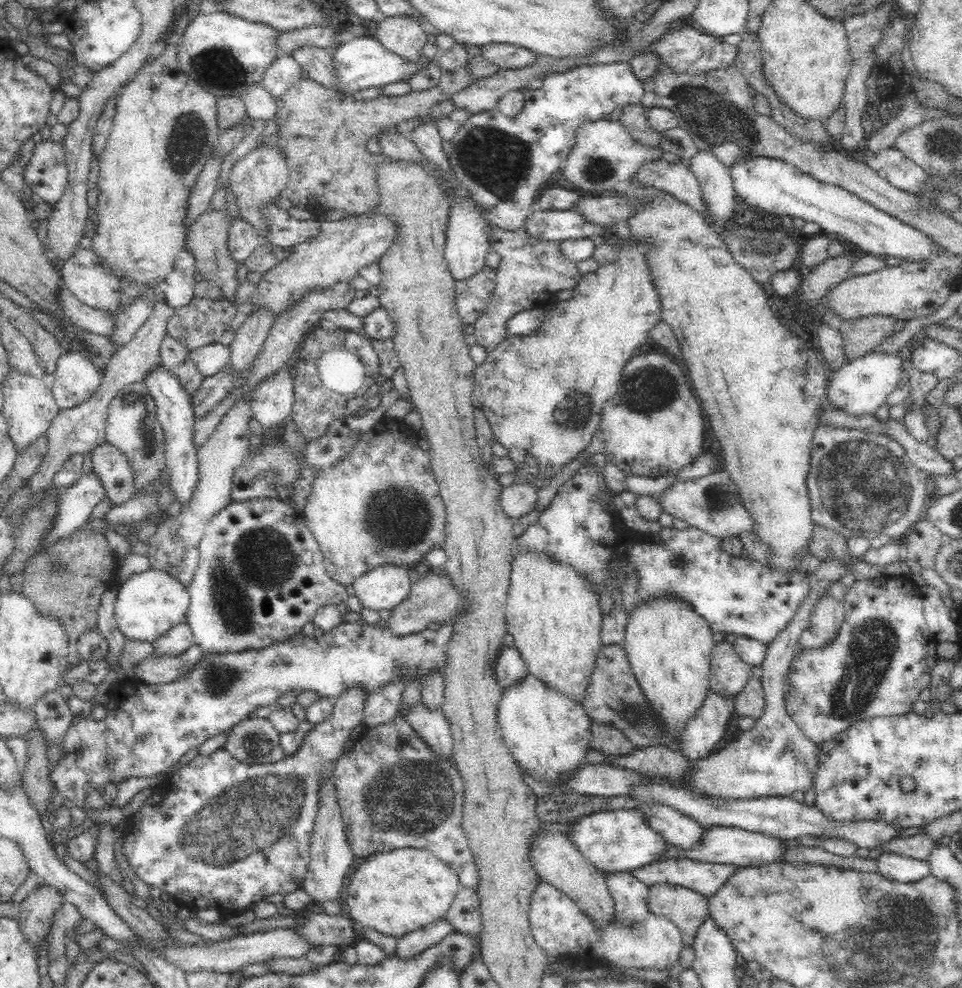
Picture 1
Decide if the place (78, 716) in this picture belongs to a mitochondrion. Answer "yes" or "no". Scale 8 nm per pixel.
no

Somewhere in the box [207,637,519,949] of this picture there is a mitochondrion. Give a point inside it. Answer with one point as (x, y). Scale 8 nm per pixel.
(408, 796)

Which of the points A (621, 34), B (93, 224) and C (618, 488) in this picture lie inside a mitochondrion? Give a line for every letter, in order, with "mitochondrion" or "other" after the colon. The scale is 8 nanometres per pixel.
A: other
B: other
C: other

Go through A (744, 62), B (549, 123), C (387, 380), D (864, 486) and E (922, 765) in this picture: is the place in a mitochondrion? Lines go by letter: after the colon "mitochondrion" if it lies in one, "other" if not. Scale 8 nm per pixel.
A: other
B: other
C: other
D: mitochondrion
E: mitochondrion

